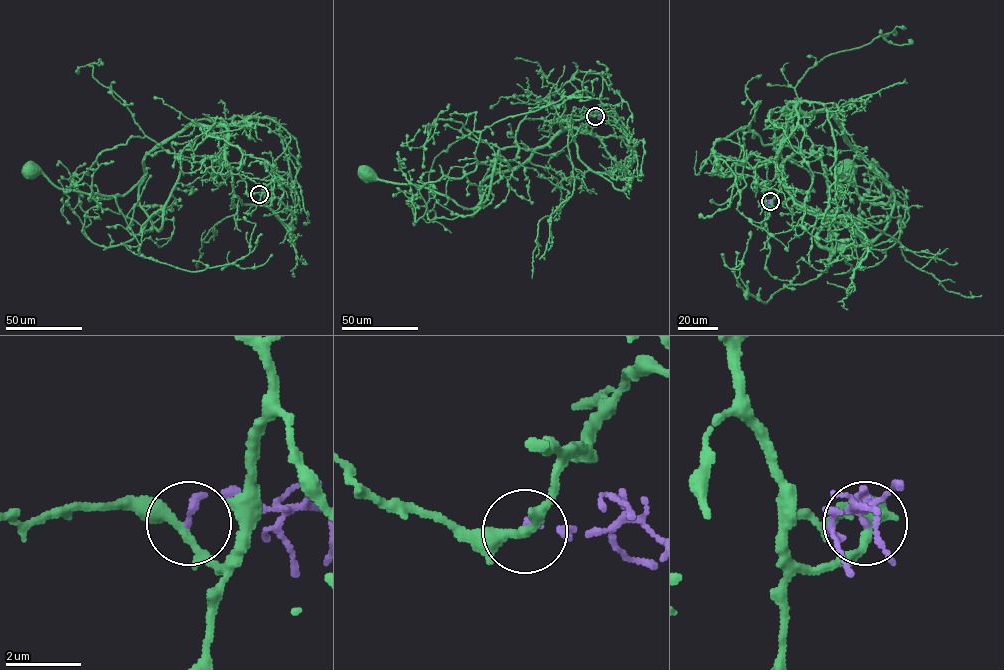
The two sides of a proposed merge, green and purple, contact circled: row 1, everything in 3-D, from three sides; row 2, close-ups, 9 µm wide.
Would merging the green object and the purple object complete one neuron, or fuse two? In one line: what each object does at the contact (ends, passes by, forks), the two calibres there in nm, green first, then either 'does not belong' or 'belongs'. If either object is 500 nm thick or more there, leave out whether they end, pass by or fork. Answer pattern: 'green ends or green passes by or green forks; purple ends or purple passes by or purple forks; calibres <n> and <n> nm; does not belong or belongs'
green passes by; purple ends; calibres 280 and 190 nm; does not belong

